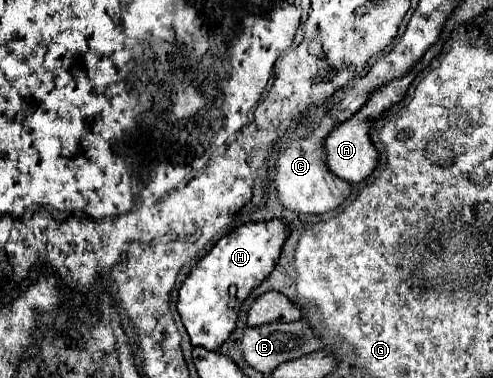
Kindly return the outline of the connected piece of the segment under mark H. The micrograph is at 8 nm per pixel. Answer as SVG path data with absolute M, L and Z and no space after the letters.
M279 219L265 223L243 223L223 235L189 271L189 277L179 289L177 311L195 347L217 349L231 335L243 299L273 271L287 235L289 231Z

